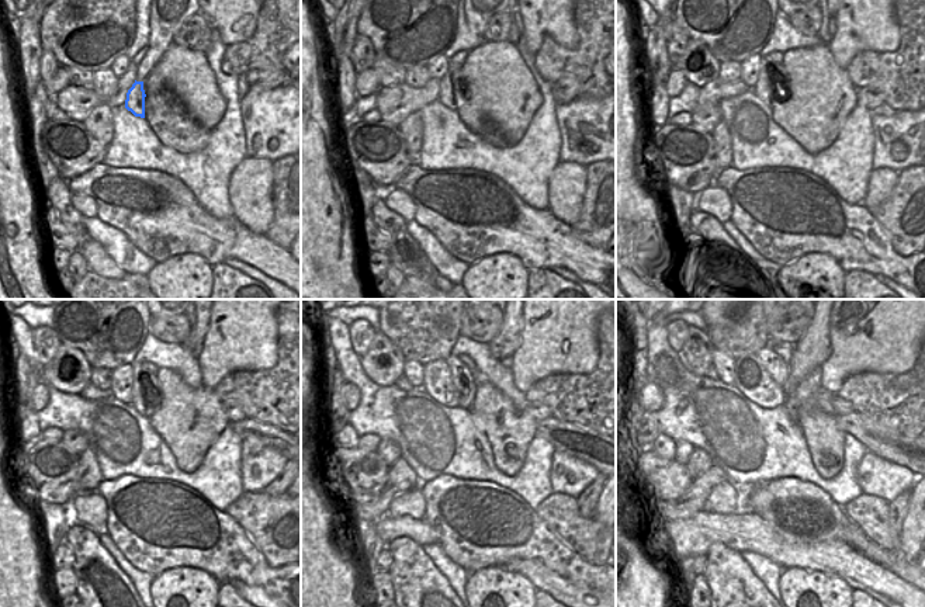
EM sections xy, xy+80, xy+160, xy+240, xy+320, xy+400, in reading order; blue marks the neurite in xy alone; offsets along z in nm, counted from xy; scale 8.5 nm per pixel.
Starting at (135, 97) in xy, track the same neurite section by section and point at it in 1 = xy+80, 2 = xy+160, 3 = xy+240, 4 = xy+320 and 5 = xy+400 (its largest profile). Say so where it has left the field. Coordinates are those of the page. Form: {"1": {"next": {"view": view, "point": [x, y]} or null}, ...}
{"1": {"next": {"view": "xy+80", "point": [447, 99]}}, "2": {"next": {"view": "xy+160", "point": [764, 89]}}, "3": {"next": {"view": "xy+240", "point": [148, 403]}}, "4": {"next": {"view": "xy+320", "point": [464, 381]}}, "5": {"next": {"view": "xy+400", "point": [778, 368]}}}

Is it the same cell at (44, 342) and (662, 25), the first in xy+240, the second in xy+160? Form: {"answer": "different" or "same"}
{"answer": "different"}

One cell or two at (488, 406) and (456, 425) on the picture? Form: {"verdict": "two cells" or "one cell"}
{"verdict": "two cells"}

